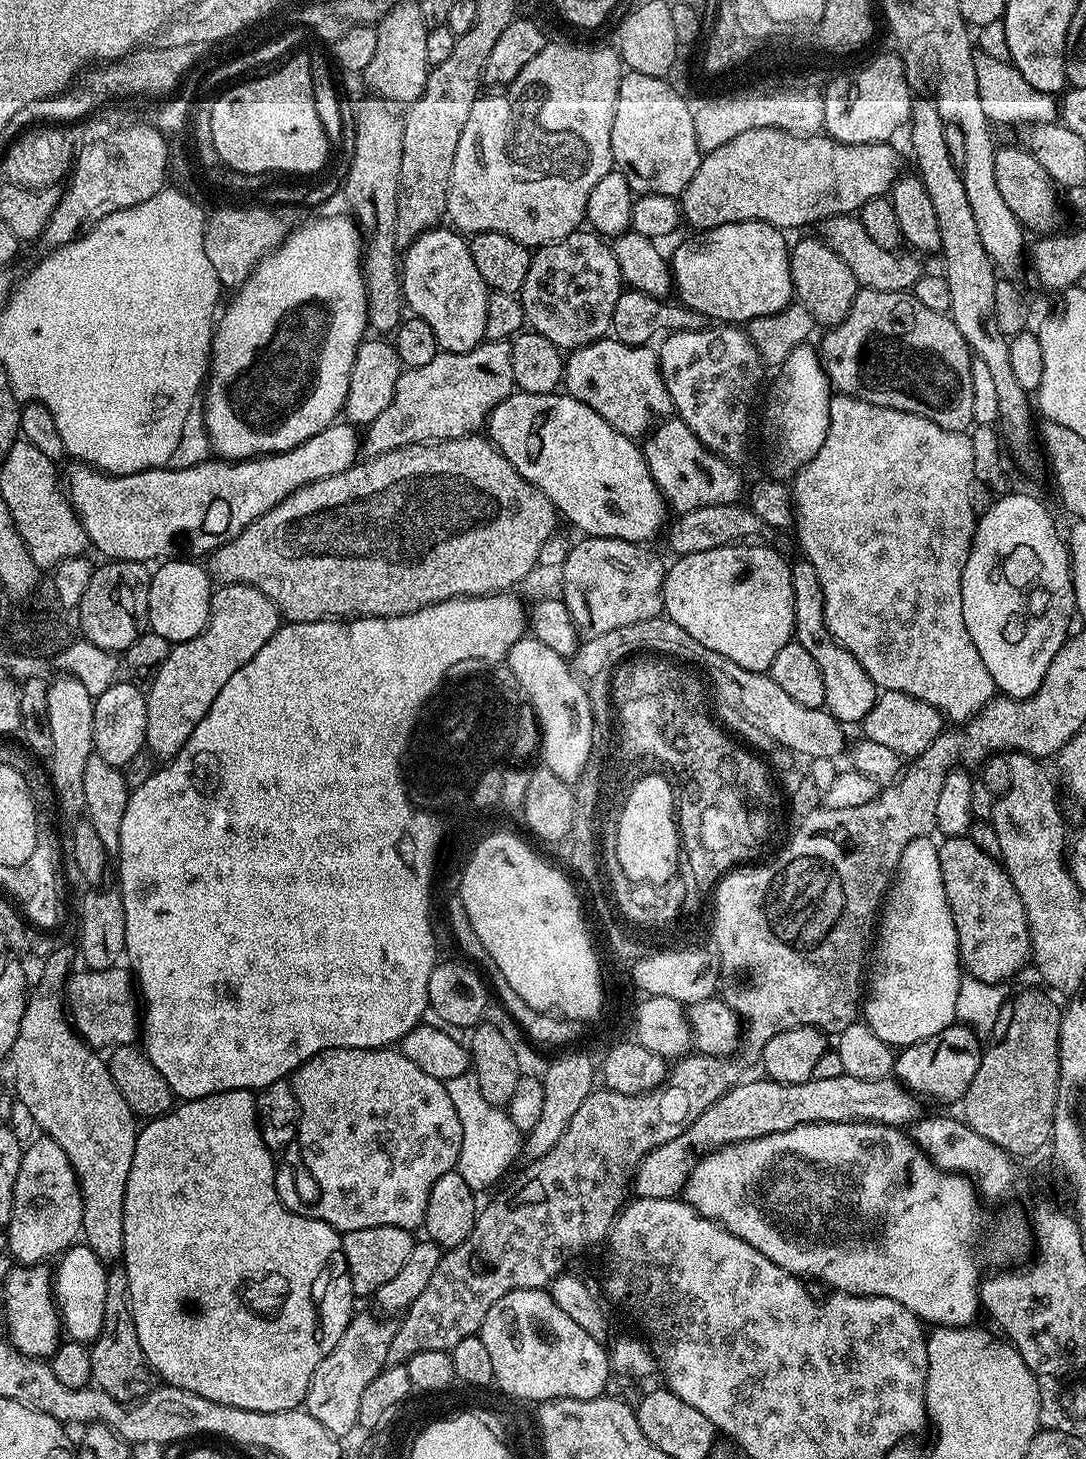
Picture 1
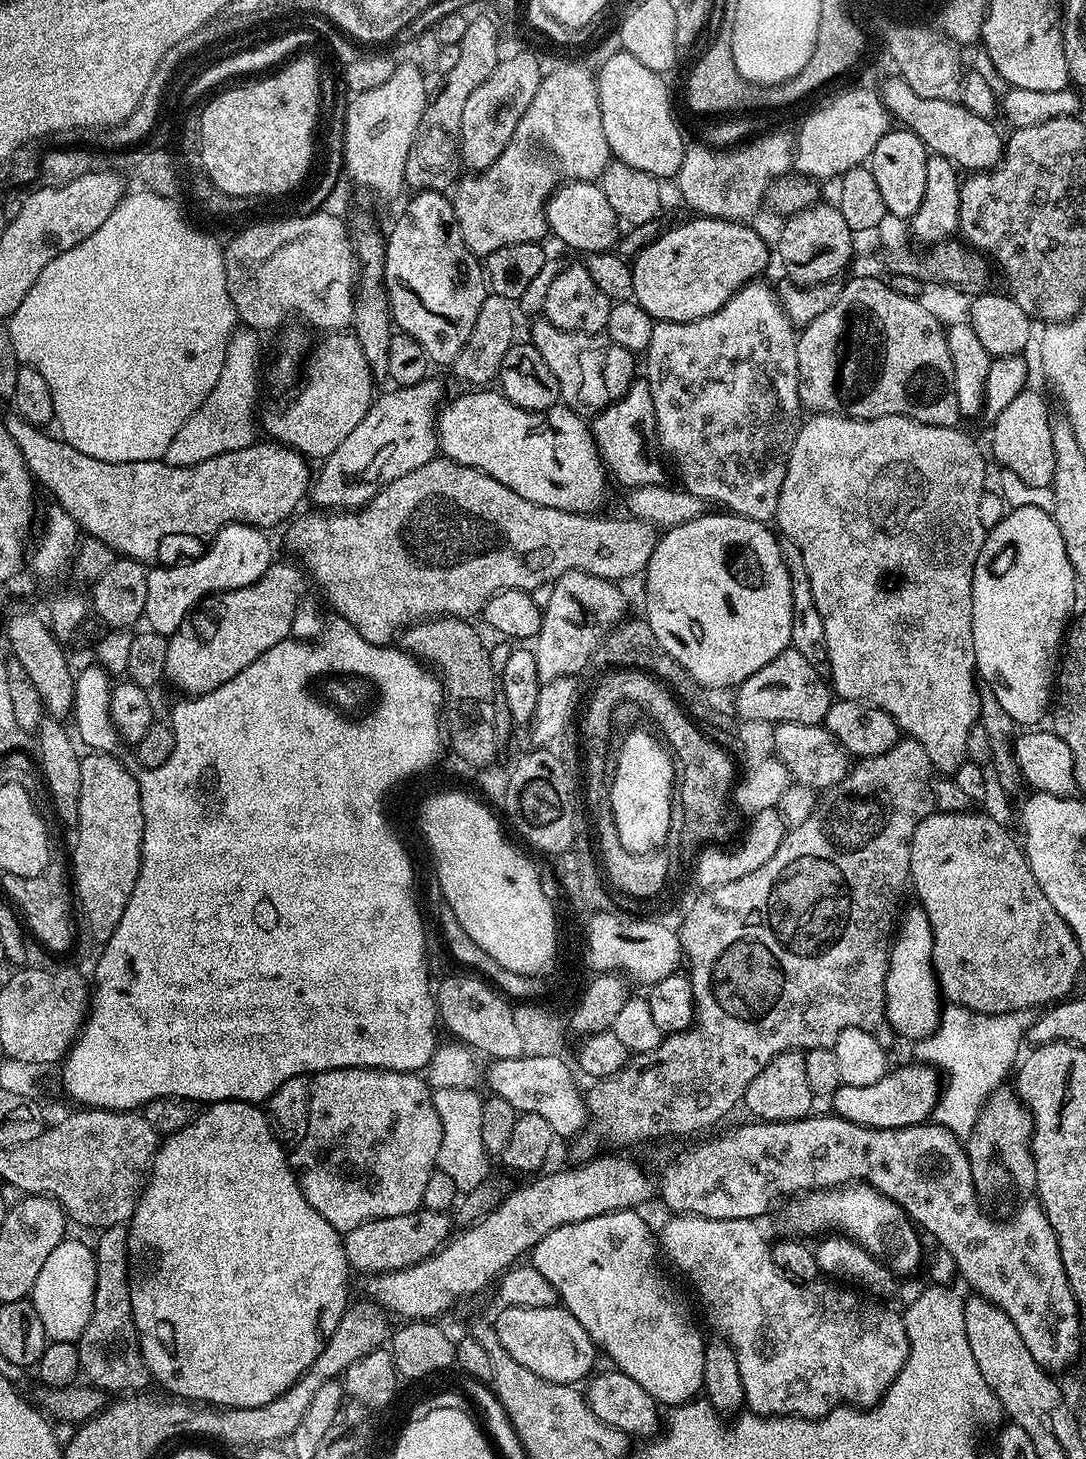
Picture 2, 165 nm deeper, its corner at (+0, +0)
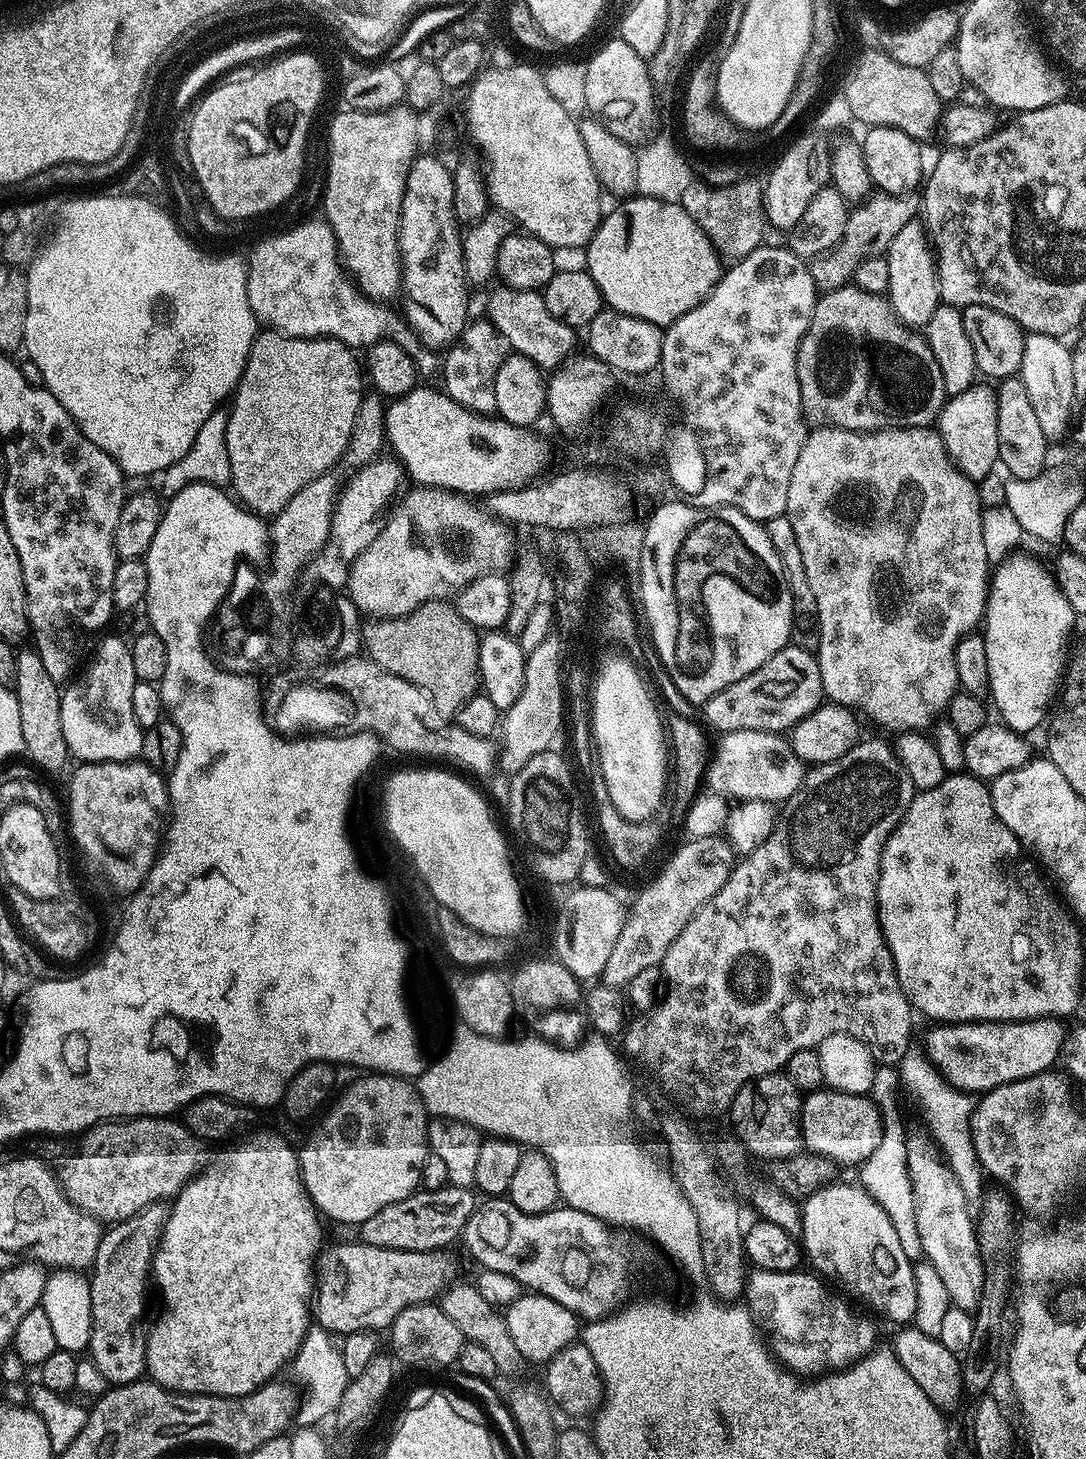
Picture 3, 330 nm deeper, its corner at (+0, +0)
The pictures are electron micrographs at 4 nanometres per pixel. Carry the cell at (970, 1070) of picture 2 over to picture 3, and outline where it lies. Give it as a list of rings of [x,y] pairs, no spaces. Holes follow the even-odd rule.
[[[909,1051],[908,1055],[898,1065],[899,1083],[903,1091],[908,1091],[916,1099],[920,1107],[920,1116],[933,1136],[935,1147],[945,1164],[957,1179],[958,1187],[966,1198],[969,1206],[979,1205],[985,1195],[984,1180],[986,1173],[976,1160],[976,1151],[972,1141],[972,1113],[974,1100],[968,1092],[954,1087],[934,1067],[923,1051]],[[936,1139],[936,1140],[935,1140]]]

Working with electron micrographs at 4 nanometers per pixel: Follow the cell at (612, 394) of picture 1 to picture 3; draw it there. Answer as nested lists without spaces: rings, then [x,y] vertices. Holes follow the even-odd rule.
[[[503,286],[497,287],[497,292],[488,300],[487,319],[504,336],[505,342],[513,353],[520,353],[533,362],[541,370],[555,370],[565,363],[573,355],[572,347],[576,344],[577,329],[566,326],[546,310],[546,302],[539,291],[535,292],[515,292],[512,288]]]

